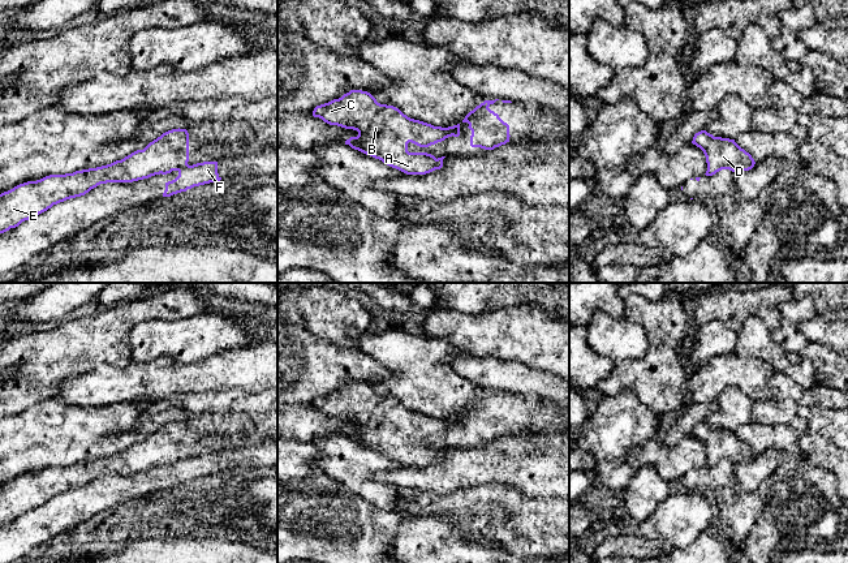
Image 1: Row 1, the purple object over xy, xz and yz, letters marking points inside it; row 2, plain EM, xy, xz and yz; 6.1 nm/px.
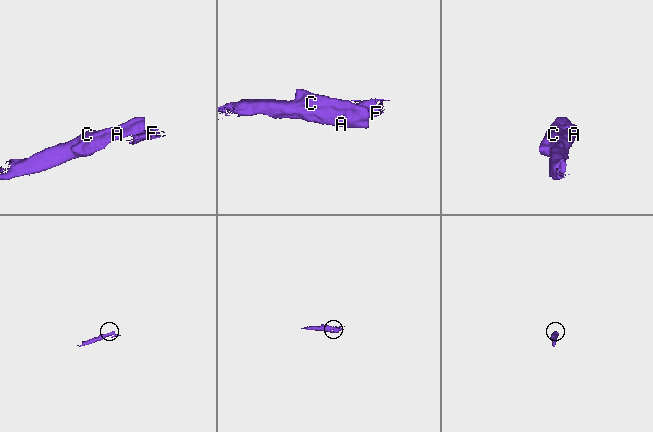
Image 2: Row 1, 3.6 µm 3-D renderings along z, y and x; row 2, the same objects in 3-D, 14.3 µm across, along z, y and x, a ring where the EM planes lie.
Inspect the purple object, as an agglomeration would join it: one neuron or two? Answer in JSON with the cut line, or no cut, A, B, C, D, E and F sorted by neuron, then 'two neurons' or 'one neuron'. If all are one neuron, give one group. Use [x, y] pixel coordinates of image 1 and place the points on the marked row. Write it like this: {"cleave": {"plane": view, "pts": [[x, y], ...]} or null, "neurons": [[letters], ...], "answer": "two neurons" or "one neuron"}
{"cleave": {"plane": "xy", "pts": [[186, 163], [175, 170]]}, "neurons": [["A", "B", "C", "D", "E"], ["F"]], "answer": "two neurons"}

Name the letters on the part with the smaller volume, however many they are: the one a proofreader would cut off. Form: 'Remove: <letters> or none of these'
Remove: F

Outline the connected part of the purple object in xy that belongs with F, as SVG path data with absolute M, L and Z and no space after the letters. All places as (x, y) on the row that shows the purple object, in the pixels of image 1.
M203 162L193 166L186 164L176 171L178 172L178 176L172 181L165 182L163 197L171 197L194 186L221 180L218 173L218 162Z

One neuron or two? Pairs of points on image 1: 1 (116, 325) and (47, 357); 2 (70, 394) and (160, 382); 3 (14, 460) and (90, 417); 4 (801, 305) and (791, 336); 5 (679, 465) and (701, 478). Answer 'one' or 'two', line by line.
1: one
2: one
3: one
4: one
5: two

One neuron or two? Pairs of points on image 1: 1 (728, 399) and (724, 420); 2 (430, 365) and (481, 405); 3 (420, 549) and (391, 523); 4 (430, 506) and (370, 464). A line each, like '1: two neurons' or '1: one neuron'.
1: one neuron
2: two neurons
3: two neurons
4: two neurons

